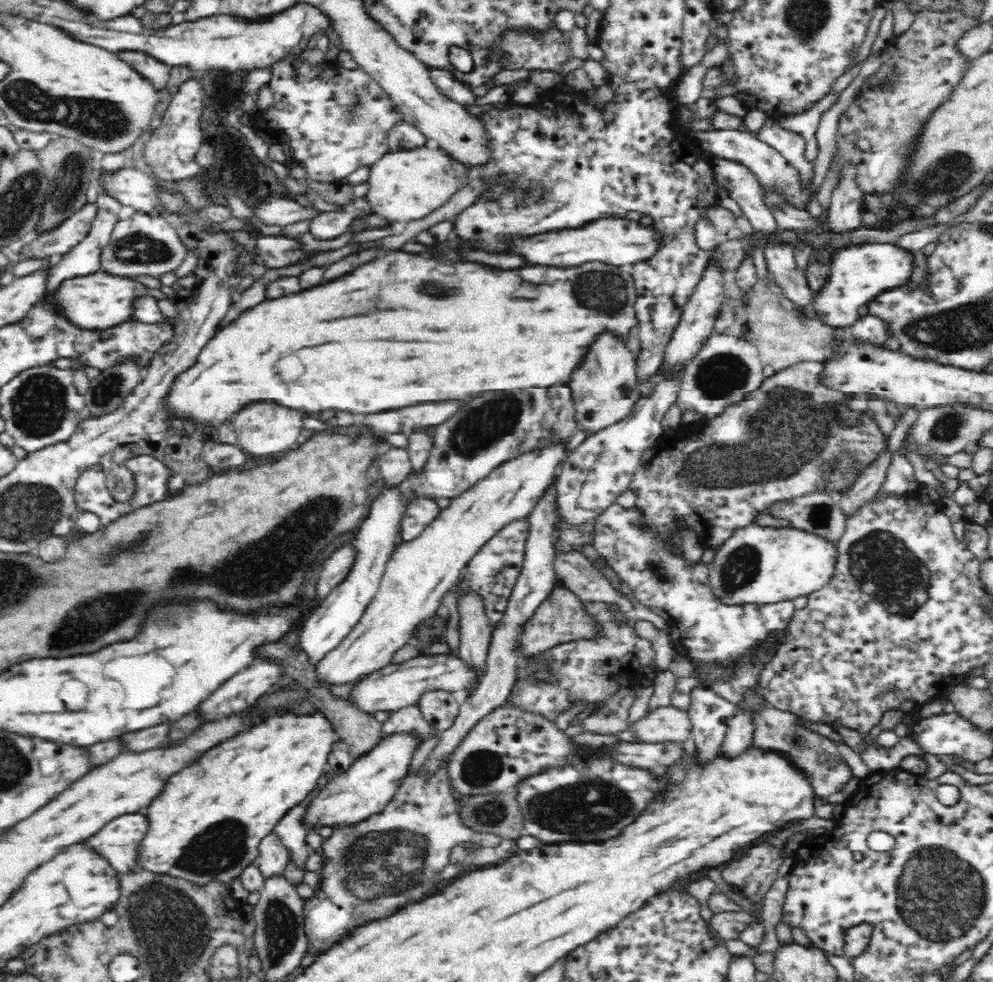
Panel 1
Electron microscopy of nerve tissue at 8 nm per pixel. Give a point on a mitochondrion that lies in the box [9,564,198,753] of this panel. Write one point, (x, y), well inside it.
(86, 623)

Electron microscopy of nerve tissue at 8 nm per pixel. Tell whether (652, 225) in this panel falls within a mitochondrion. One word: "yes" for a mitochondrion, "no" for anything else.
no

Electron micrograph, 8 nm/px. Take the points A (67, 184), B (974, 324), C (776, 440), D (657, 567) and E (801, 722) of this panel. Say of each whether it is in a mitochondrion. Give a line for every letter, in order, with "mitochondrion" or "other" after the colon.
A: mitochondrion
B: mitochondrion
C: mitochondrion
D: mitochondrion
E: other

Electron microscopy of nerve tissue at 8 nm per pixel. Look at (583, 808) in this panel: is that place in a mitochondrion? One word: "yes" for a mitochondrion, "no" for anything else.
yes

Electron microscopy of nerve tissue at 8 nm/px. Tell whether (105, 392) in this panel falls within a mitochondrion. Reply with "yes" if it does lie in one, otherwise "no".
yes

